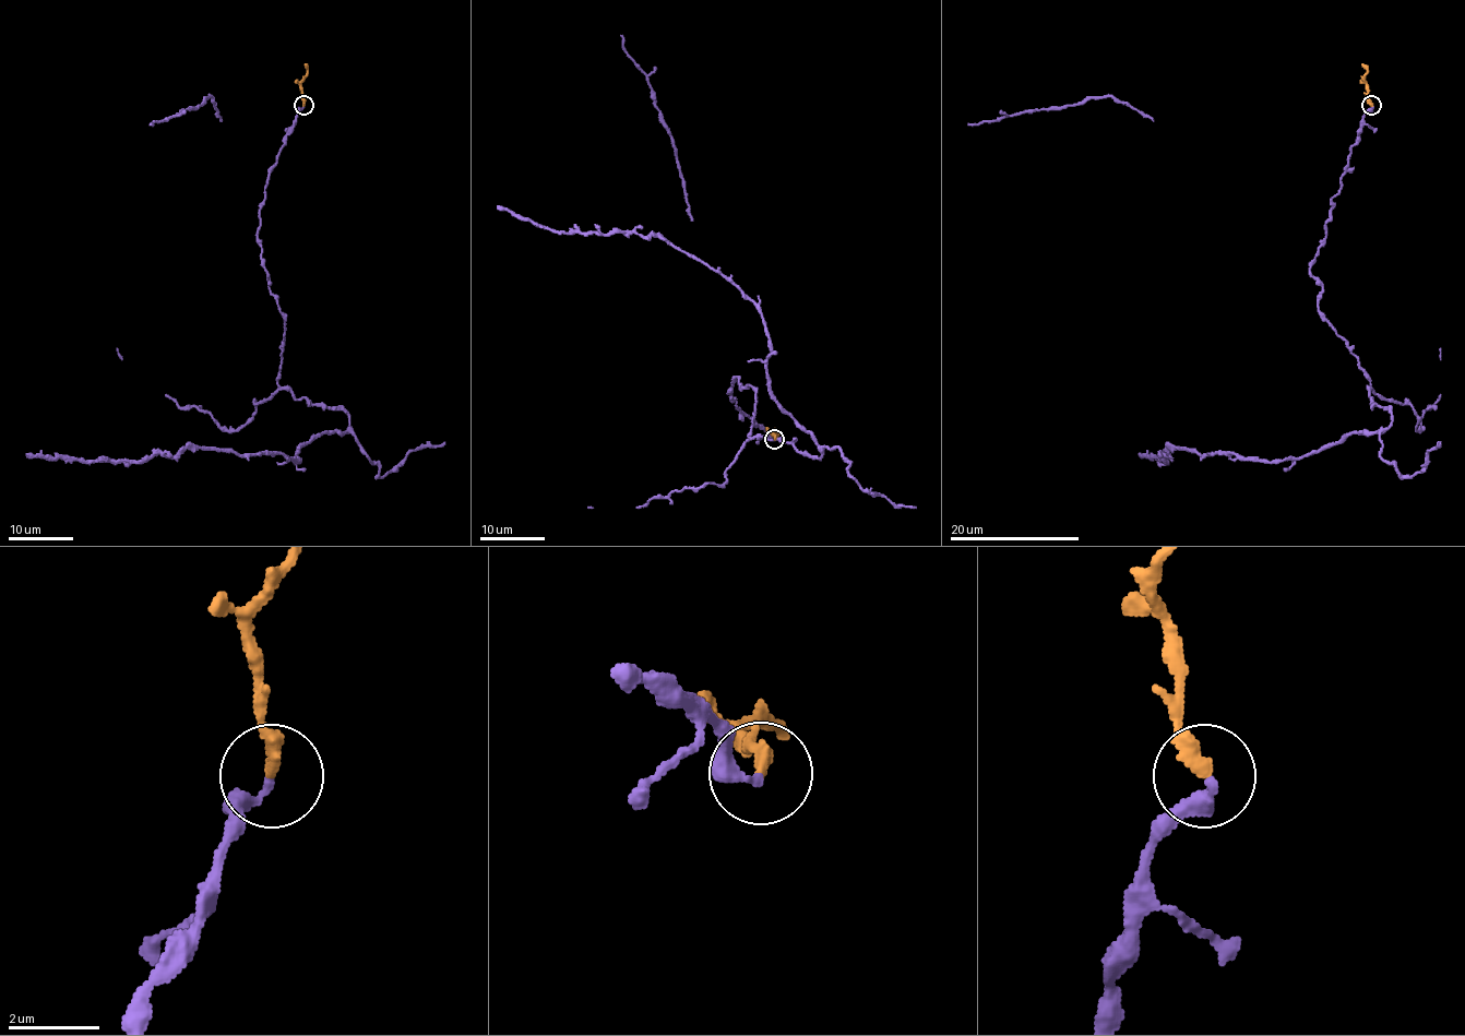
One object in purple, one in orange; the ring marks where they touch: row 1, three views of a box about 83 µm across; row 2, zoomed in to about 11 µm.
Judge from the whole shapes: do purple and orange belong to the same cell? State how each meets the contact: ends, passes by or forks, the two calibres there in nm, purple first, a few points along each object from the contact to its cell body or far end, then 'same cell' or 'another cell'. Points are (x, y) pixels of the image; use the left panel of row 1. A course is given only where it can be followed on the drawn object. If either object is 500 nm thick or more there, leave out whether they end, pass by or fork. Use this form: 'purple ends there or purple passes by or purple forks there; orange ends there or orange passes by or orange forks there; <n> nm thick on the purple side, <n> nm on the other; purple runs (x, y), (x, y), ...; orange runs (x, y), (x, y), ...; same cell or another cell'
purple ends there; orange ends there; 200 nm thick on the purple side, 320 nm on the other; purple runs (304, 106), (259, 210), (284, 317), (277, 383), (338, 407), (350, 427), (321, 432), (298, 461), (25, 453); orange runs (304, 106), (305, 63); same cell

